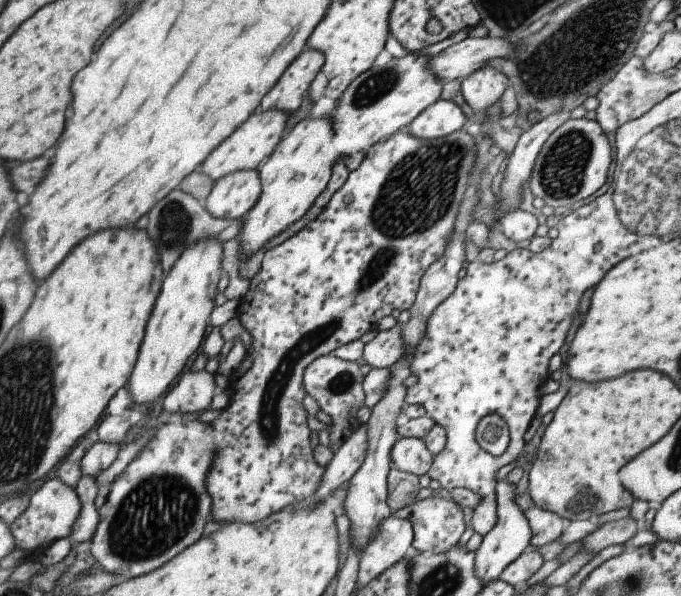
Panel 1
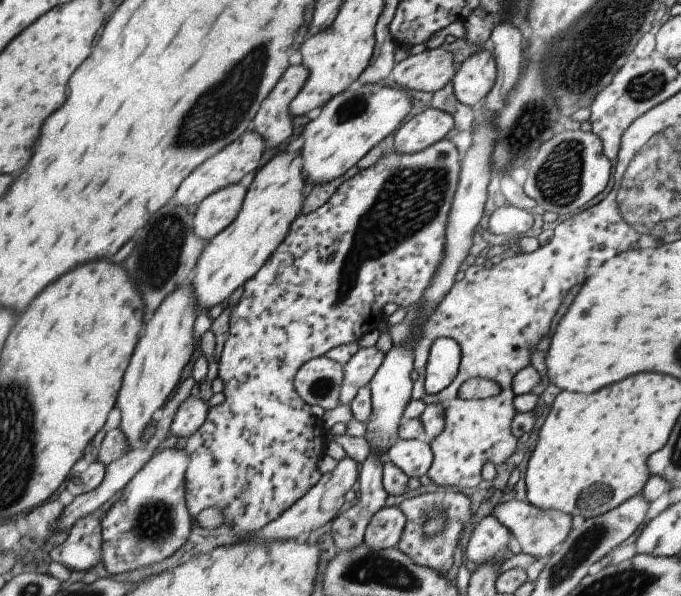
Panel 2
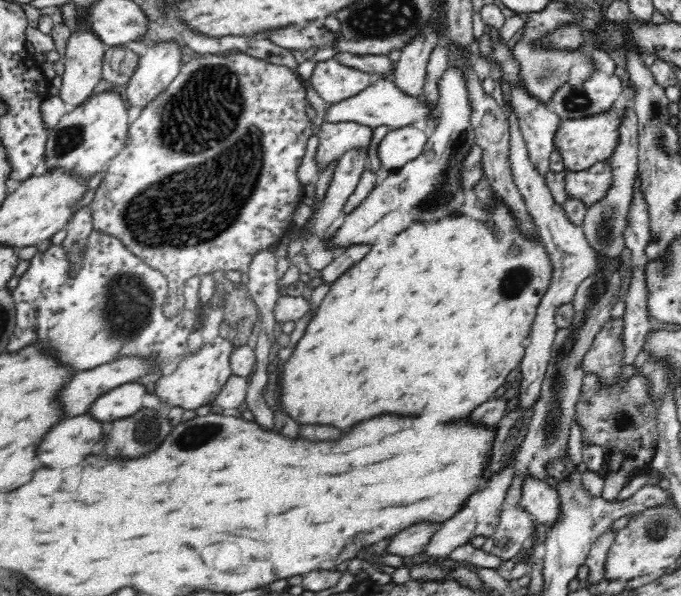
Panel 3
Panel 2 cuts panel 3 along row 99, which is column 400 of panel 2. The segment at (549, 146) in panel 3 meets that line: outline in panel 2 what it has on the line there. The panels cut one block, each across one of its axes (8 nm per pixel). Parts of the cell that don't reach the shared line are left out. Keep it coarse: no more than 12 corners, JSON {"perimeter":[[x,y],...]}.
{"perimeter":[[399,507],[371,516],[362,543],[395,548],[405,524]]}

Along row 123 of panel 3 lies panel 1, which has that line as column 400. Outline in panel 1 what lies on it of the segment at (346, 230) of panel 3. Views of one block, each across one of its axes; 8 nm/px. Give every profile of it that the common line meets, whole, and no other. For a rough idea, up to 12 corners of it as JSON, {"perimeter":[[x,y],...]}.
{"perimeter":[[399,437],[392,467],[420,477],[432,464],[421,439]]}

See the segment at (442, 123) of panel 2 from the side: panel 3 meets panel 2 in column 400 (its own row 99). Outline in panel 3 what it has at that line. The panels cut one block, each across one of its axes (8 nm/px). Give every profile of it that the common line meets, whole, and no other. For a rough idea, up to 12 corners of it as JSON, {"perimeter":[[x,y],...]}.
{"perimeter":[[172,41],[147,47],[124,88],[141,111],[179,73]]}

